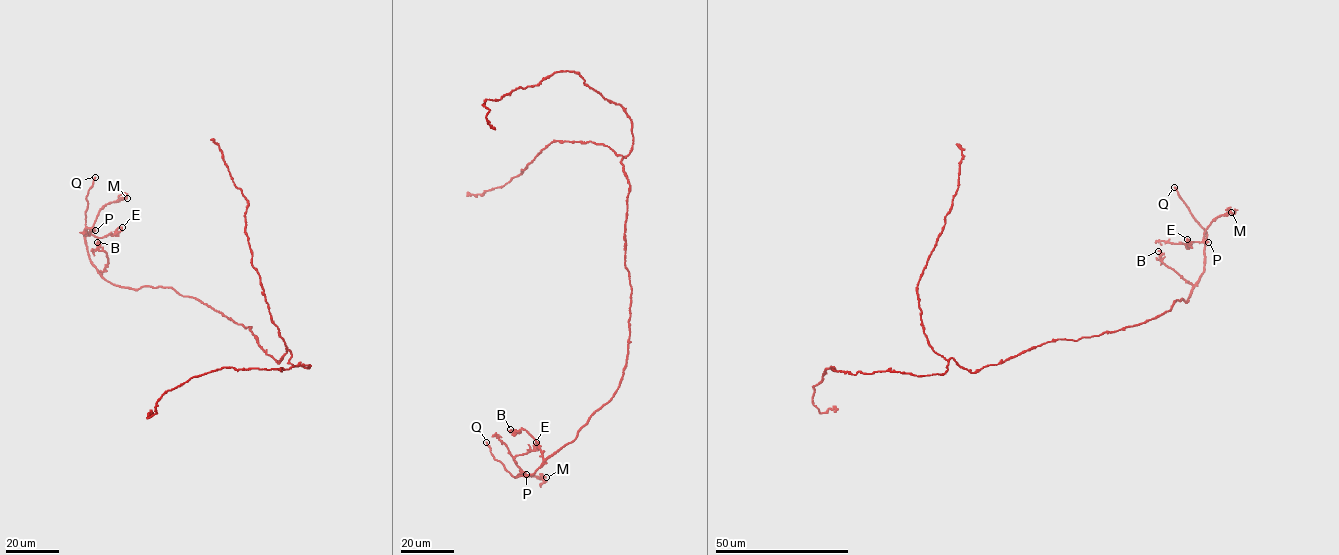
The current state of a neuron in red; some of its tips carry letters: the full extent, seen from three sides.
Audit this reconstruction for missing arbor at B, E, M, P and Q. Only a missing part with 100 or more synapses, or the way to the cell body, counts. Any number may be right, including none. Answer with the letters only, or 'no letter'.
Q

